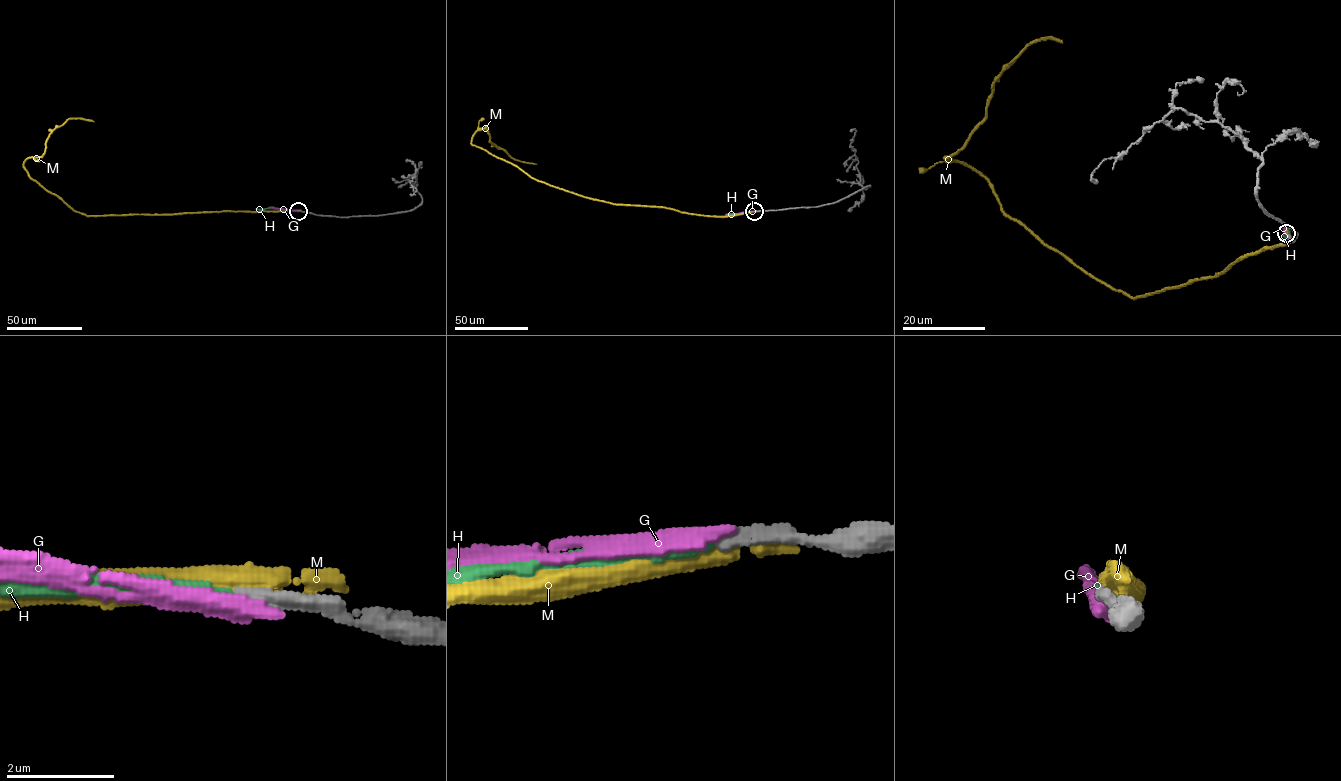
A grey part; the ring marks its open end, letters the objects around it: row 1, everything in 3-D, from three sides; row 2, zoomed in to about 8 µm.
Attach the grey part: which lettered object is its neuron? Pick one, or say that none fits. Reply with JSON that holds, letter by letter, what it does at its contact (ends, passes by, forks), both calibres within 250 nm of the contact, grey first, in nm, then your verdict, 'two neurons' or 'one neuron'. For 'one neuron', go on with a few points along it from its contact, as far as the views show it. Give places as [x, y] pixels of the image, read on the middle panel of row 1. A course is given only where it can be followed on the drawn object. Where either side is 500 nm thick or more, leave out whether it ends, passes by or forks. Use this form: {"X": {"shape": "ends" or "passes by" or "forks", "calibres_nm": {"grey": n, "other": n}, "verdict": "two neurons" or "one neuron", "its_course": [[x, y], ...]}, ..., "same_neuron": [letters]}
{"G": {"shape": "ends", "calibres_nm": {"grey": 280, "other": 320}, "verdict": "two neurons"}, "H": {"shape": "ends", "calibres_nm": {"grey": 260, "other": 300}, "verdict": "one neuron", "its_course": [[754, 211], [713, 215]]}, "M": {"shape": "passes by", "calibres_nm": {"grey": 280, "other": 400}, "verdict": "two neurons"}, "same_neuron": ["H"]}

